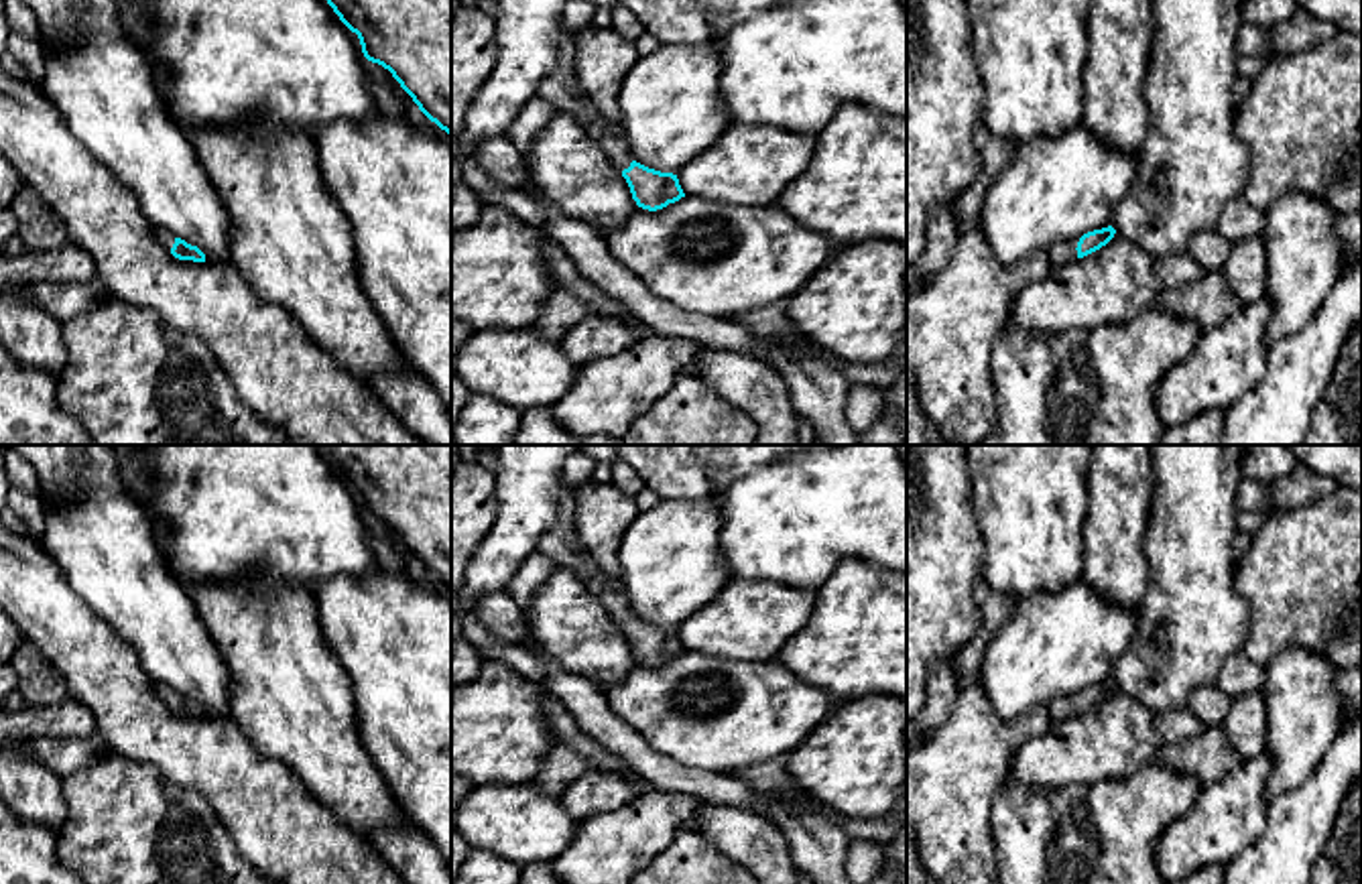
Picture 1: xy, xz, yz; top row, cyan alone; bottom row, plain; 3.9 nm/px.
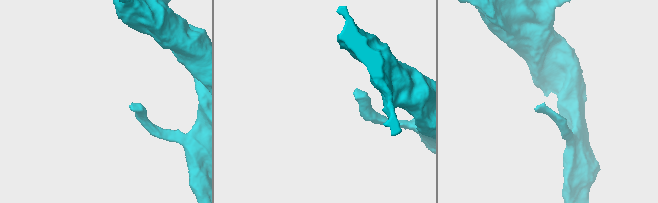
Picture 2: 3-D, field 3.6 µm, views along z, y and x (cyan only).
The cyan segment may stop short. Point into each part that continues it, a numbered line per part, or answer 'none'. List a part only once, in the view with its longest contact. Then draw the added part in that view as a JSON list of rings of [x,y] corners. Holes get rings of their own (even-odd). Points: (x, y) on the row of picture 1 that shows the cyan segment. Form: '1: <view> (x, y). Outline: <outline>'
1: yz (1062, 253). Outline: [[[1079,236],[1081,238],[1081,236]],[[1079,238],[1075,240],[1067,240],[1067,242],[1059,242],[1055,244],[1049,252],[1047,252],[1047,260],[1051,266],[1061,266],[1065,262],[1071,262],[1077,258],[1077,242]]]

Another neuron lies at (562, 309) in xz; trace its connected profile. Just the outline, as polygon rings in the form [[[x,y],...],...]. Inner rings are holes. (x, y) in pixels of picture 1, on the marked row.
[[[557,289],[543,305],[537,321],[531,325],[541,337],[559,341],[577,321],[592,315],[573,293]]]

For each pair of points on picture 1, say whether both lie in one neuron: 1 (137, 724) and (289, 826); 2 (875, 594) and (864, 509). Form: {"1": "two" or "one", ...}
{"1": "one", "2": "two"}

